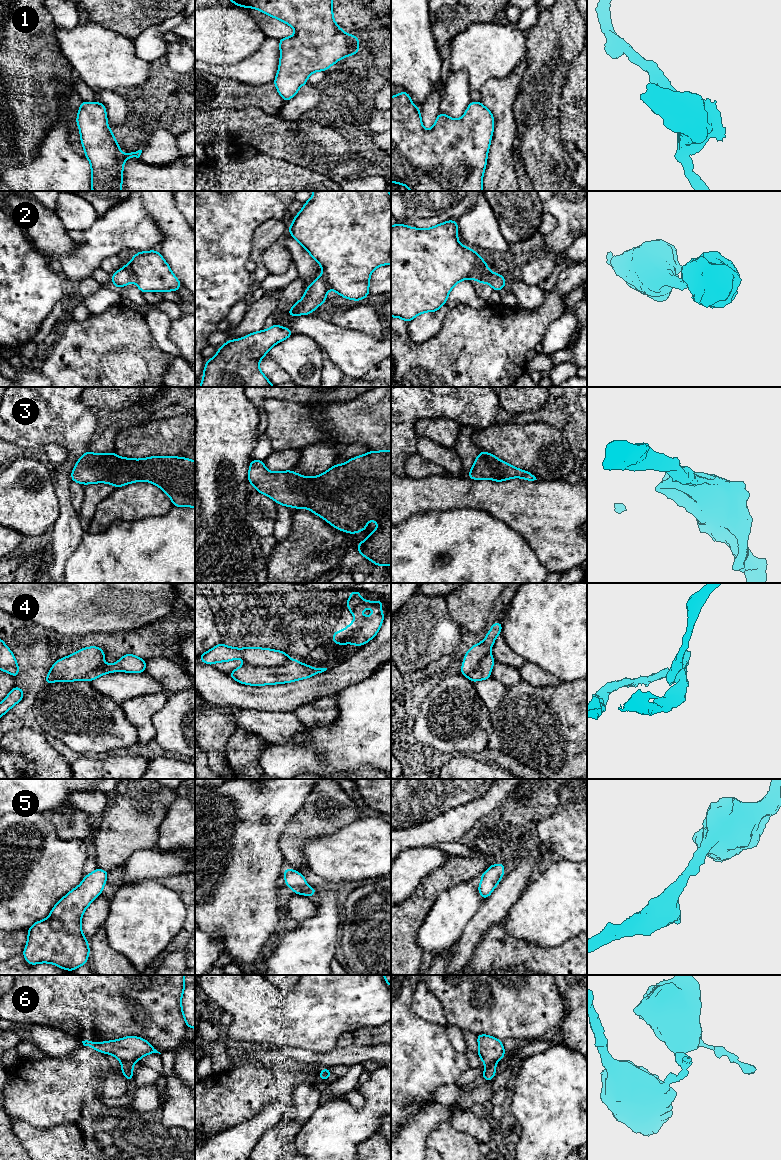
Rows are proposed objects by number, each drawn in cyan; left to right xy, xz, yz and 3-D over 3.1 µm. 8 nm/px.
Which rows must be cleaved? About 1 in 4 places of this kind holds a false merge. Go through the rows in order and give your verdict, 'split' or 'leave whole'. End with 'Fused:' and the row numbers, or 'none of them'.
1: leave whole
2: leave whole
3: leave whole
4: leave whole
5: leave whole
6: split
Fused: 6

